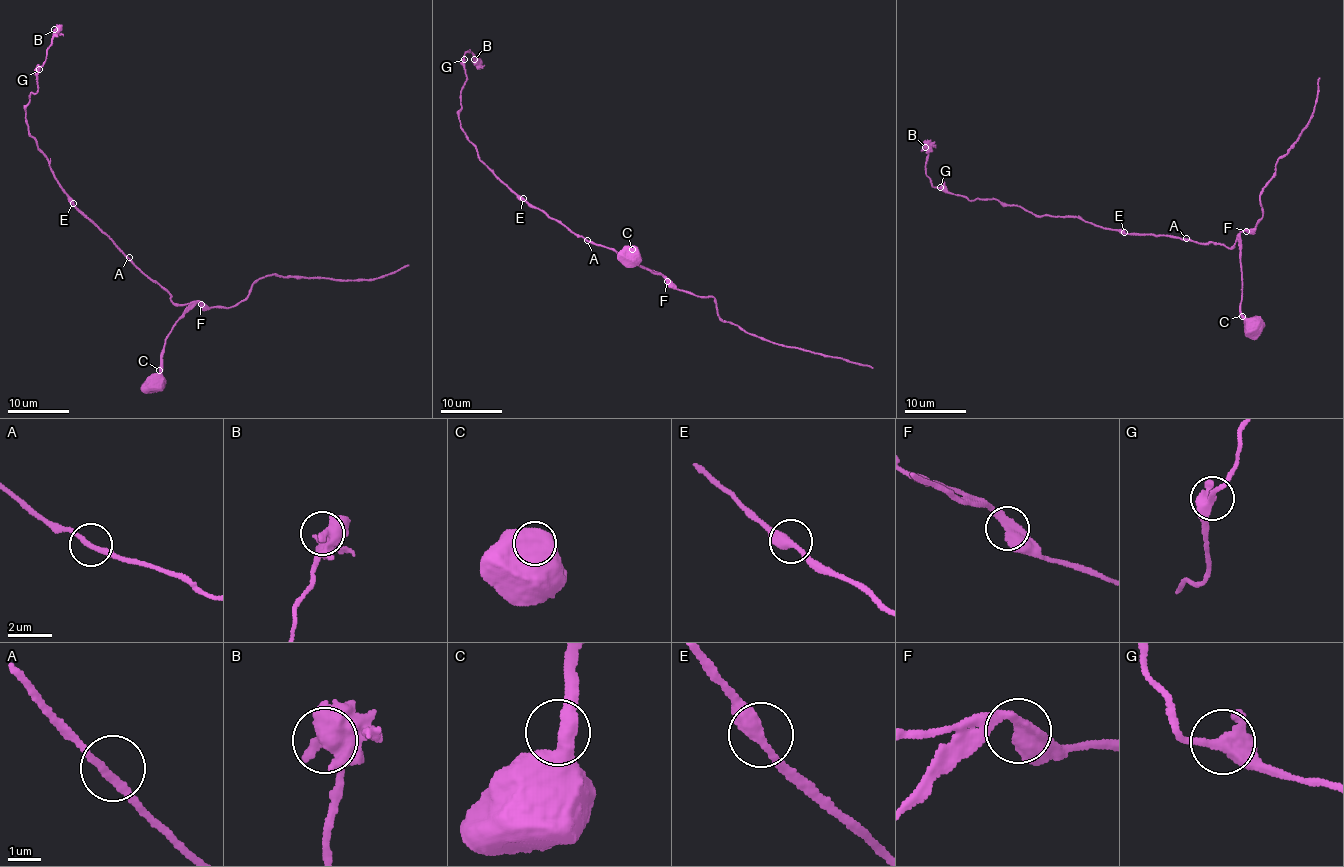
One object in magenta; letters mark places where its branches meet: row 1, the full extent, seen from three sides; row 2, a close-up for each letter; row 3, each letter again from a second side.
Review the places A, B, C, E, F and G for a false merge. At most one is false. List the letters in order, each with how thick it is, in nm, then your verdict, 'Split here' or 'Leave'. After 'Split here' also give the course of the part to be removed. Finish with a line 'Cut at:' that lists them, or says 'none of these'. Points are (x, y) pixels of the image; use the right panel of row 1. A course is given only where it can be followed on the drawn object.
A: Thickness 240 nm. Leave
B: Thickness 500 nm. Leave
C: Thickness 400 nm. Leave
E: Thickness 400 nm. Leave
F: Thickness 440 nm. Leave
G: Thickness 440 nm. Leave
Cut at: none of these

